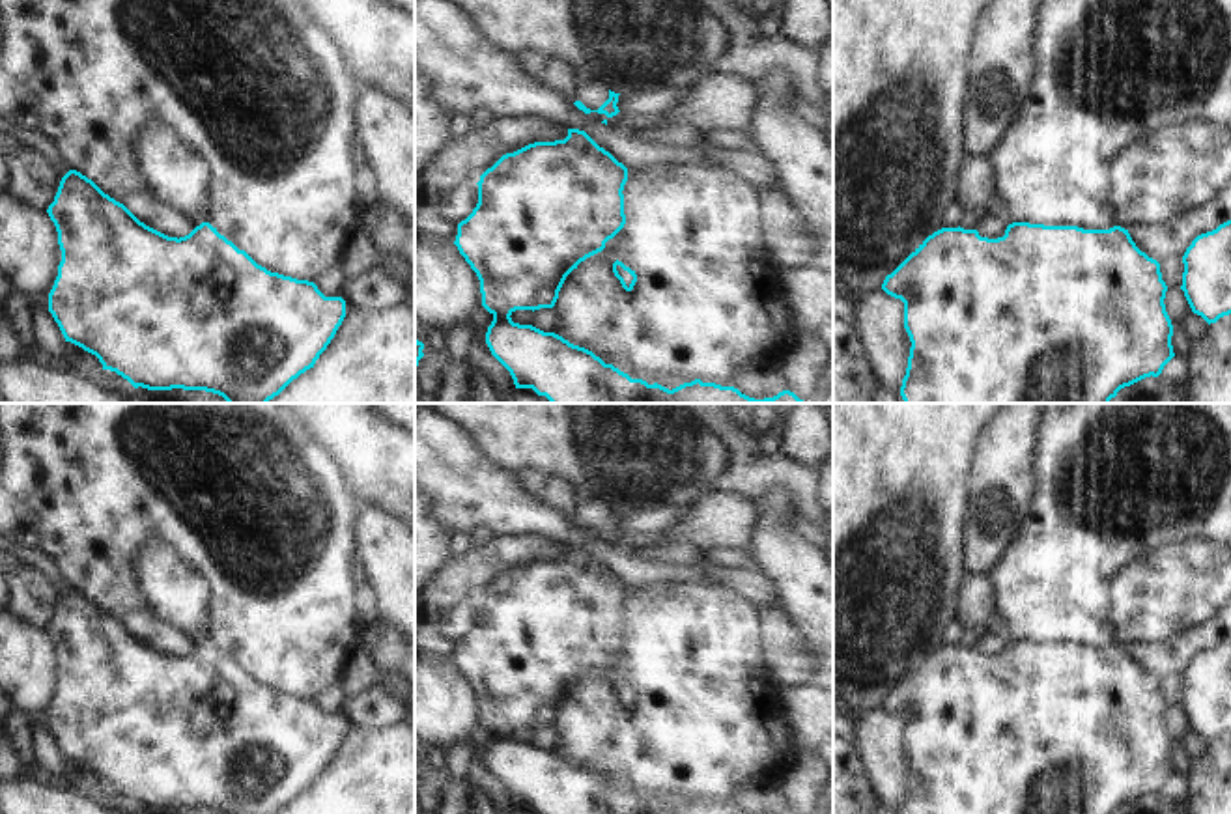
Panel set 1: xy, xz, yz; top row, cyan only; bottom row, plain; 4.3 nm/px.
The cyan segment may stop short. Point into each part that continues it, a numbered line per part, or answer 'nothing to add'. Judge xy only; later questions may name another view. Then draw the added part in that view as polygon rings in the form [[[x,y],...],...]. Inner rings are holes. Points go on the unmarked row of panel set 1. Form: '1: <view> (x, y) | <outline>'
1: xy (178, 592) | [[[153,545],[138,558],[140,582],[155,610],[181,627],[192,644],[207,640],[207,586],[170,545]]]

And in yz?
1: yz (1157, 598) | [[[1207,540],[1166,543],[1113,581],[1115,644],[1167,644],[1231,599],[1231,553]]]

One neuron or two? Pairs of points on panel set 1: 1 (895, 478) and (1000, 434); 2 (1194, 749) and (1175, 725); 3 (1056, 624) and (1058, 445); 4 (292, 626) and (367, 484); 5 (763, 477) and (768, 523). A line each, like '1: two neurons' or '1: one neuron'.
1: two neurons
2: two neurons
3: one neuron
4: two neurons
5: two neurons

